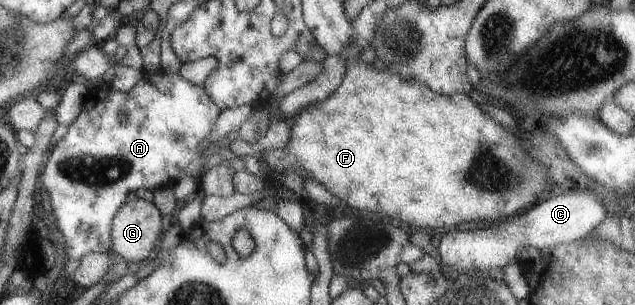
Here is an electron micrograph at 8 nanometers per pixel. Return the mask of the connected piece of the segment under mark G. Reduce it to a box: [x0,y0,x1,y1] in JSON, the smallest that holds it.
[110,198,162,263]

